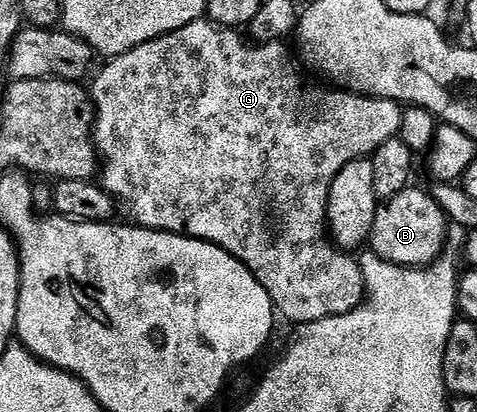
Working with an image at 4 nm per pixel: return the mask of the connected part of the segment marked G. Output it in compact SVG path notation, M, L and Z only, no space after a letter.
M203 18L152 42L144 42L144 46L136 46L136 50L128 50L128 54L107 59L103 63L106 65L97 69L98 77L96 72L93 77L94 88L92 87L92 131L100 161L101 187L105 188L123 209L126 207L127 214L131 216L129 219L137 227L152 228L155 232L171 232L177 236L190 236L193 240L207 240L208 243L220 246L228 254L235 256L252 273L256 282L260 282L260 286L268 290L268 298L272 298L277 315L281 319L283 316L284 319L291 320L294 326L343 316L364 303L366 279L361 263L328 239L326 211L333 179L340 174L344 166L348 166L354 160L373 157L374 151L384 146L384 142L397 137L404 111L403 105L397 100L385 100L379 96L360 96L357 92L335 90L330 86L313 88L312 85L306 84L305 78L298 73L299 65L292 52L290 57L285 43L256 44L247 42L244 36L242 41L241 35L243 36L241 31L223 28L221 24Z

